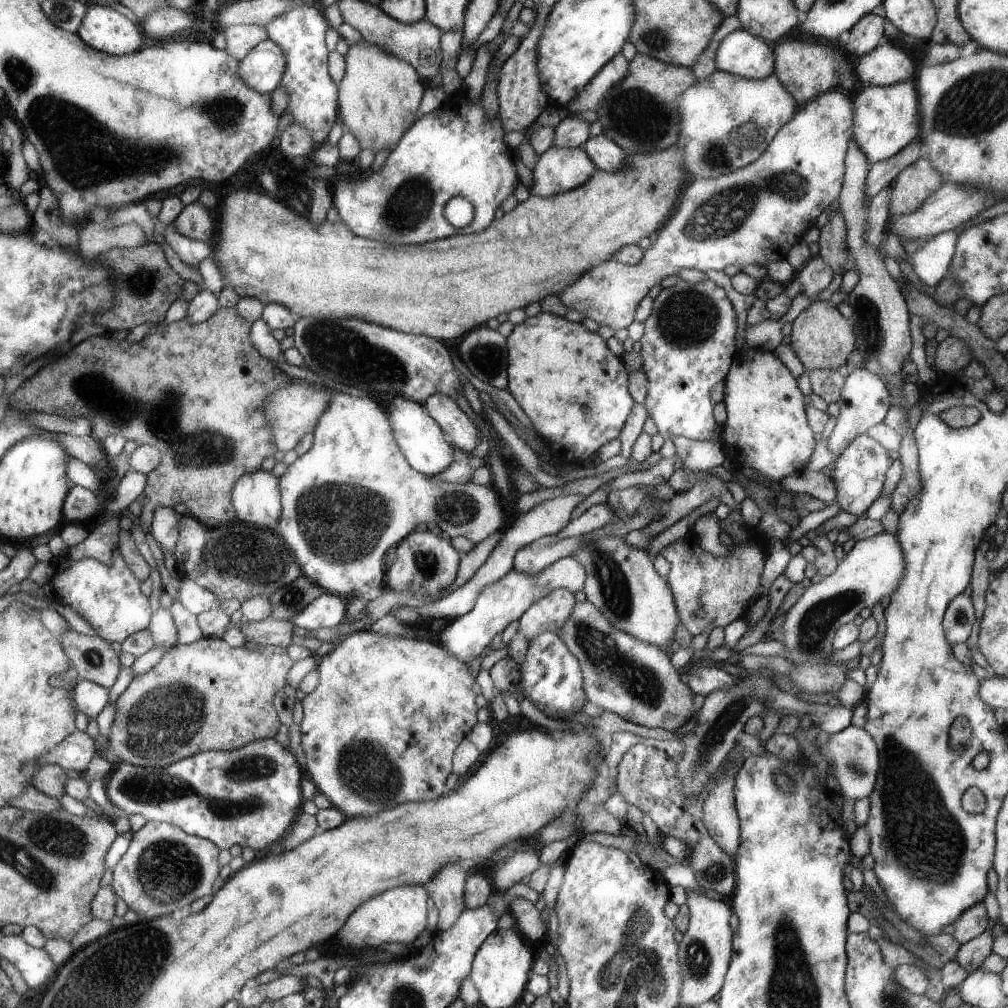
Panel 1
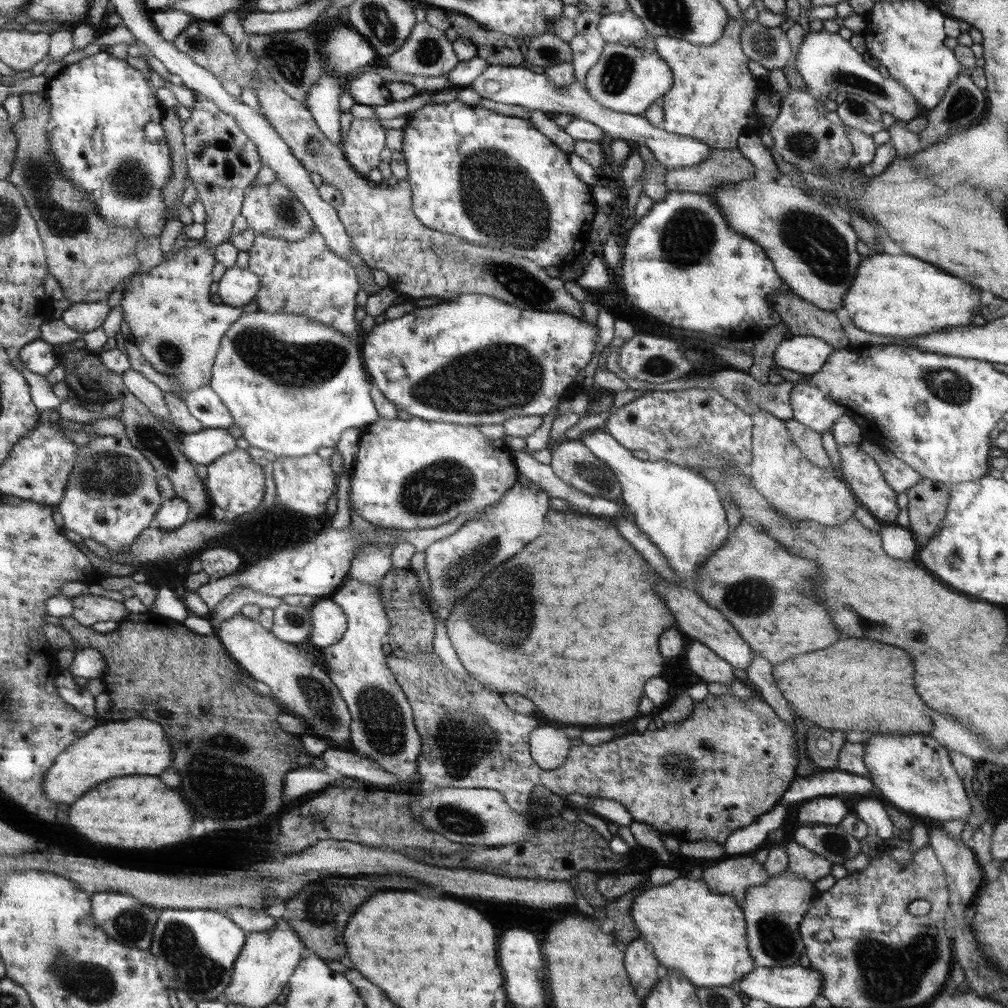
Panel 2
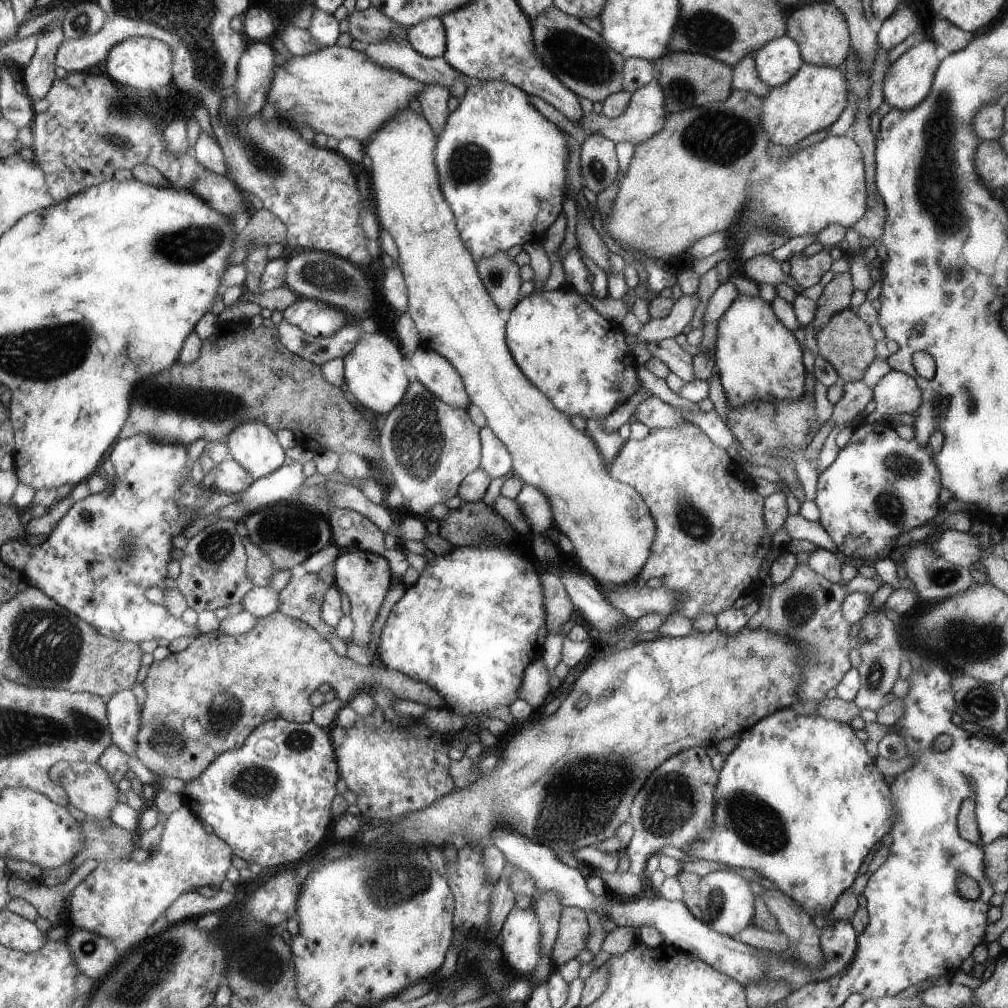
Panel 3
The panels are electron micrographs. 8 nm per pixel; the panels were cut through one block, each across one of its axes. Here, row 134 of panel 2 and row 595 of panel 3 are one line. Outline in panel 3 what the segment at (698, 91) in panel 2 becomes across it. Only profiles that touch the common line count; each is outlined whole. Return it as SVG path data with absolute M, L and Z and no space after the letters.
M684 423L673 429L654 429L645 439L630 439L620 449L611 466L616 480L632 485L651 509L657 528L652 555L646 562L638 582L658 577L671 592L676 591L681 602L675 612L694 620L700 615L714 615L733 606L740 596L750 593L760 584L758 572L762 560L771 548L766 517L762 514L764 498L752 490L752 478L694 423Z

